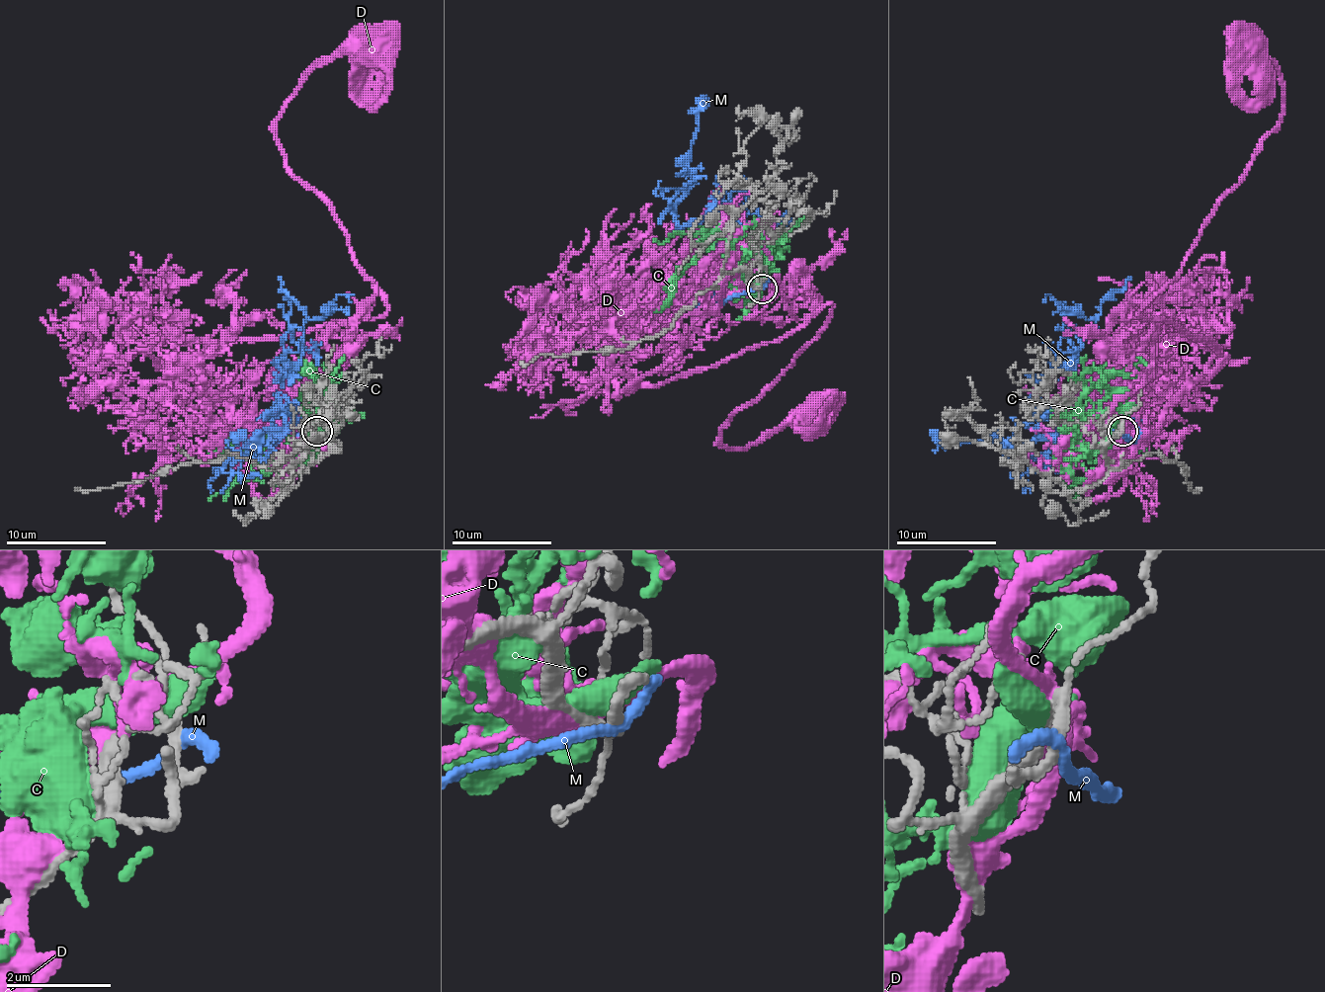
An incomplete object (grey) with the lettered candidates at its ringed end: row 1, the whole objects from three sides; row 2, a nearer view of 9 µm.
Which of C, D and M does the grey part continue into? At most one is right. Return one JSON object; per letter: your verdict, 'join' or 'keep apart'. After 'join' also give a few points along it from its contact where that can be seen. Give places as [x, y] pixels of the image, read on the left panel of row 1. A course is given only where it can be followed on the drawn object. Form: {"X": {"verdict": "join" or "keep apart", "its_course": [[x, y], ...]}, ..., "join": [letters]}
{"C": {"verdict": "keep apart"}, "D": {"verdict": "keep apart"}, "M": {"verdict": "join", "its_course": [[316, 430], [281, 440], [276, 387], [301, 358], [306, 322], [339, 294], [351, 302]]}, "join": ["M"]}

